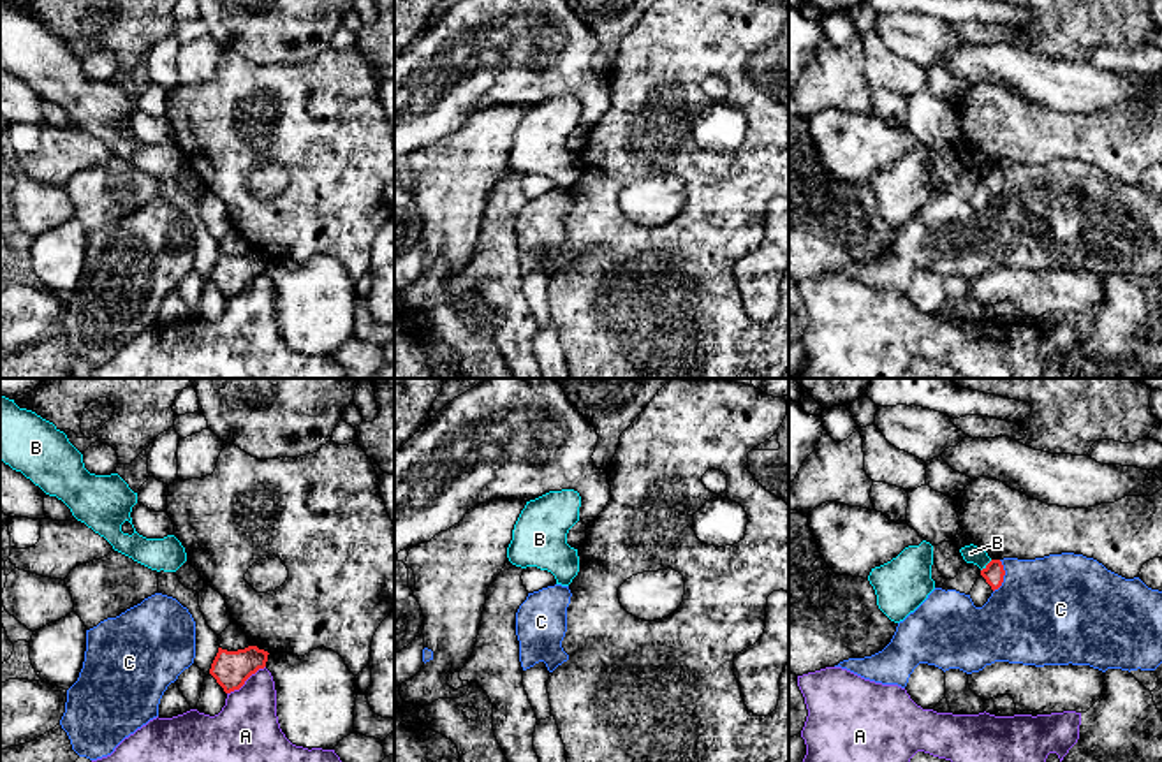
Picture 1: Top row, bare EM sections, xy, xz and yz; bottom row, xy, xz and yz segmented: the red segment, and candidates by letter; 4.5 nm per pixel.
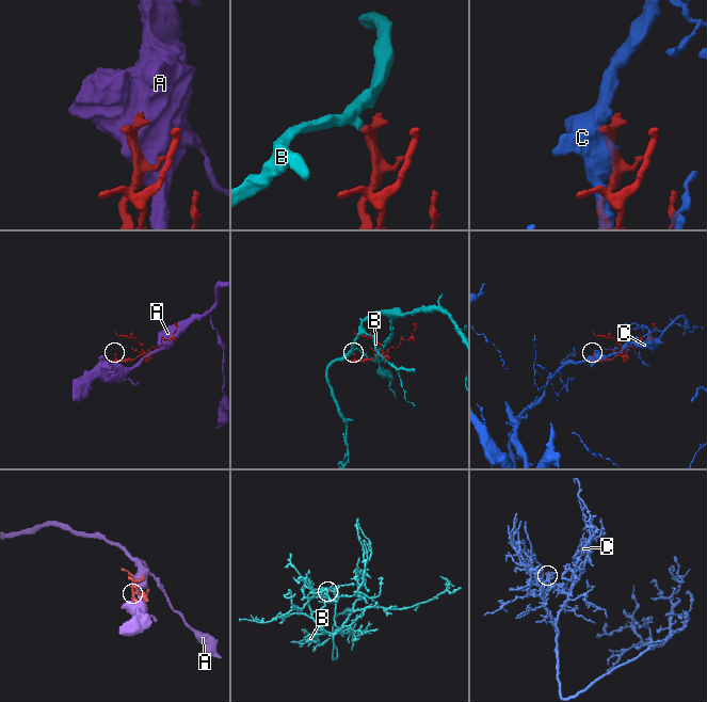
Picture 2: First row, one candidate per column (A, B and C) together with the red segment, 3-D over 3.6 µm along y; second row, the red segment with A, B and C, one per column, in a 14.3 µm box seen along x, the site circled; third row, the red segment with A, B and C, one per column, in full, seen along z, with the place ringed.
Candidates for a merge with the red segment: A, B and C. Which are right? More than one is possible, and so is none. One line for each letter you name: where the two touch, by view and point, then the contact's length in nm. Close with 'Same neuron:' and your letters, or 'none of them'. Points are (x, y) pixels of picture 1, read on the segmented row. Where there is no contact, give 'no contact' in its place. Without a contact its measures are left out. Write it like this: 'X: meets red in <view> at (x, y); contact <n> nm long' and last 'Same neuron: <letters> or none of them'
Same neuron: none of them

